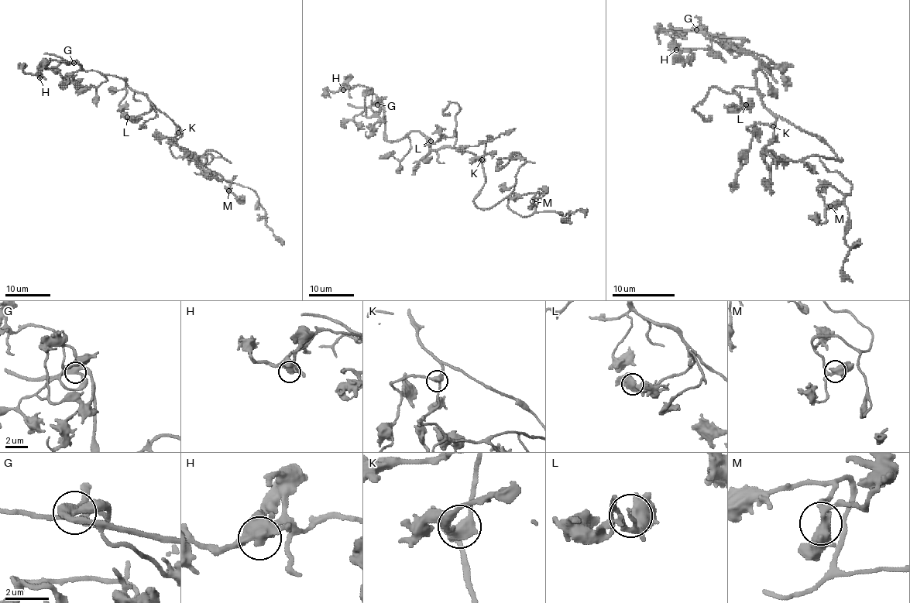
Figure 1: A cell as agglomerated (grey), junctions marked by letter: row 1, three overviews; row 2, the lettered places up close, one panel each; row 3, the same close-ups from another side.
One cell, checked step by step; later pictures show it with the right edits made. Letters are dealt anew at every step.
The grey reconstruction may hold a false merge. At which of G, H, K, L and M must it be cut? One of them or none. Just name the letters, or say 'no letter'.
no letter

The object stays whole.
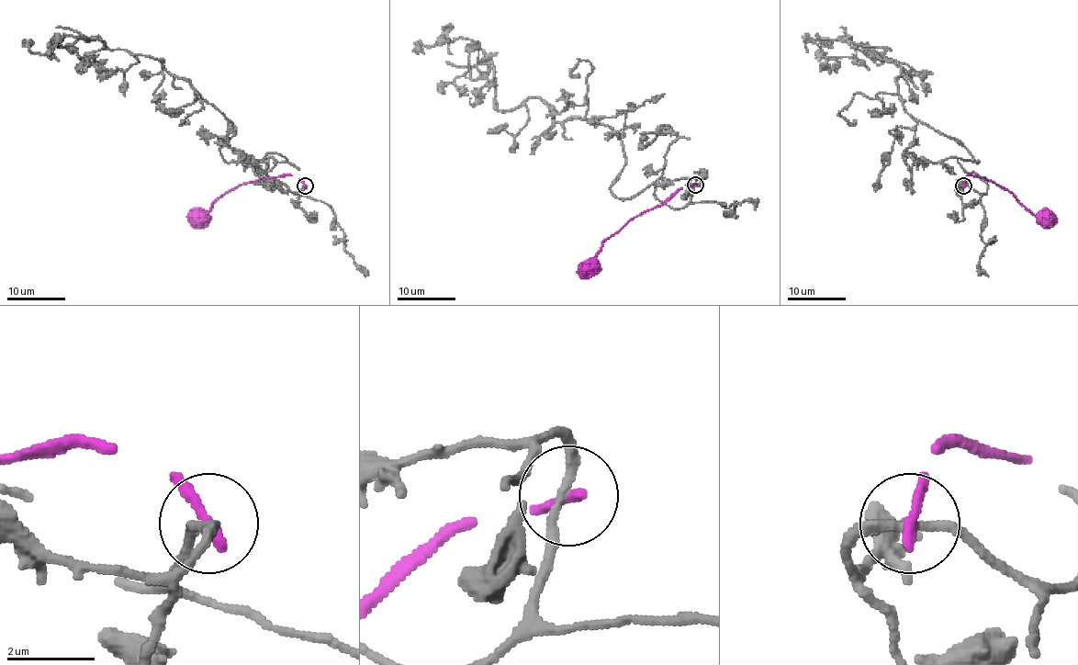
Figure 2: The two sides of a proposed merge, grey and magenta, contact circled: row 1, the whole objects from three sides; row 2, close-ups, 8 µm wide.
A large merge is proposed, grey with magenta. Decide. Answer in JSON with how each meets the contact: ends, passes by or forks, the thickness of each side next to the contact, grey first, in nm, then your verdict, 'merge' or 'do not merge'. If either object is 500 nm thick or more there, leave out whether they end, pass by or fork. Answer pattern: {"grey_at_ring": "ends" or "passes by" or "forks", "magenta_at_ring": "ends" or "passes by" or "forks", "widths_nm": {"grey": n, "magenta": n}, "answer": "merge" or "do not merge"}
{"grey_at_ring": "passes by", "magenta_at_ring": "ends", "widths_nm": {"grey": 220, "magenta": 280}, "answer": "do not merge"}

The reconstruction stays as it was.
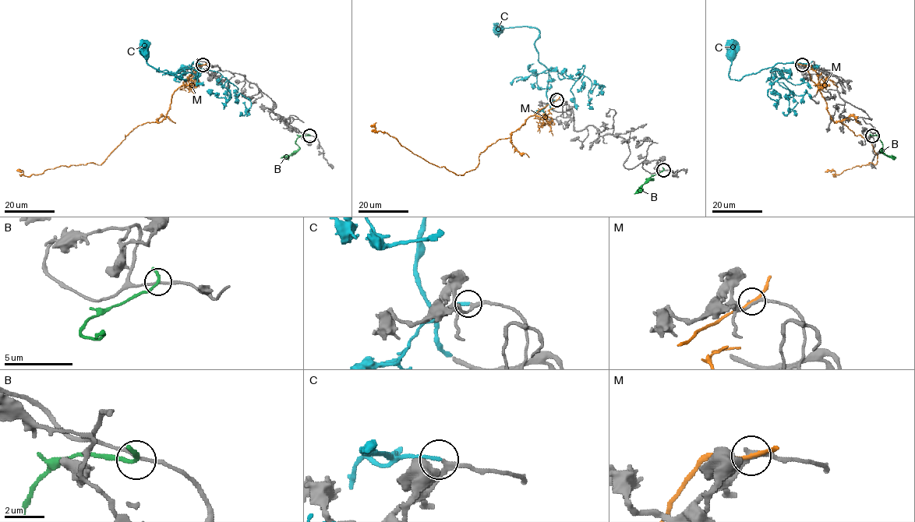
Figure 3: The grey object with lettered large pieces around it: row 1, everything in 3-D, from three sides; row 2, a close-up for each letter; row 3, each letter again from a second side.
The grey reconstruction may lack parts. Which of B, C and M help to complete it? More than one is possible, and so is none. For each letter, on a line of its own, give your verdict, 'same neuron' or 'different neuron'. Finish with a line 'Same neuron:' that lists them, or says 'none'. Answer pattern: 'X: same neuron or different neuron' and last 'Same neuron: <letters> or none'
B: different neuron
C: same neuron
M: different neuron
Same neuron: C

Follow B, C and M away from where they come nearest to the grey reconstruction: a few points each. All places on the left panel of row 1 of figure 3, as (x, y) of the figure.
B: (309, 135), (300, 135), (295, 142), (299, 148), (291, 155), (280, 158)
C: (202, 64), (186, 68), (180, 75), (185, 80), (160, 72), (146, 61), (146, 44), (141, 39)
M: (203, 65), (196, 67), (174, 92), (161, 121), (135, 128), (99, 165), (61, 165), (28, 176), (22, 171)

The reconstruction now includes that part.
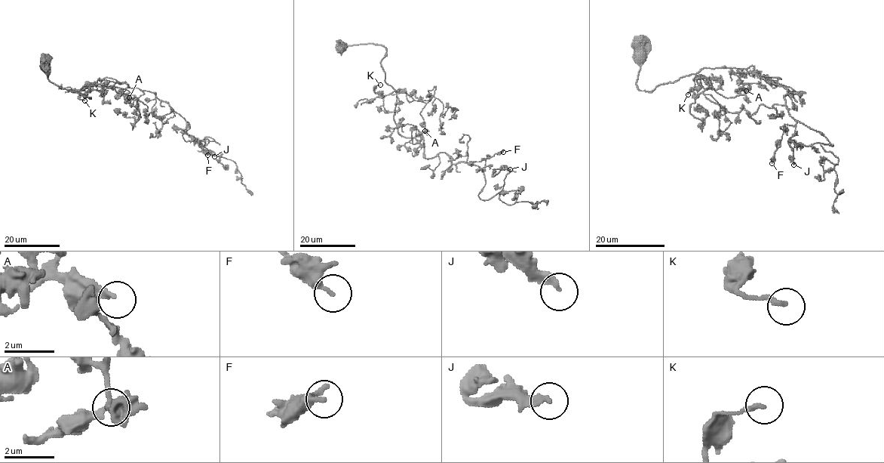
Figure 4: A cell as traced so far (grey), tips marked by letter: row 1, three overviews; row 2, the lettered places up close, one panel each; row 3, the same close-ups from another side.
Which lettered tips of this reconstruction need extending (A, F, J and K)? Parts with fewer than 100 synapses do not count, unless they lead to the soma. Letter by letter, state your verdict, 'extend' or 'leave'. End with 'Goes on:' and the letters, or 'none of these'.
A: leave
F: leave
J: leave
K: leave
Goes on: none of these

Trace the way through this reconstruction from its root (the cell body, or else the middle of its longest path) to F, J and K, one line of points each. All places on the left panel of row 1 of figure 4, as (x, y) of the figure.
F: (44, 60), (51, 81), (90, 98), (85, 93), (98, 79), (154, 93), (189, 125), (186, 132), (207, 155)
J: (44, 60), (51, 81), (90, 98), (98, 79), (154, 93), (214, 156)
K: (44, 60), (48, 78), (63, 88), (90, 98), (90, 86), (111, 87), (89, 85), (78, 96), (84, 100)

